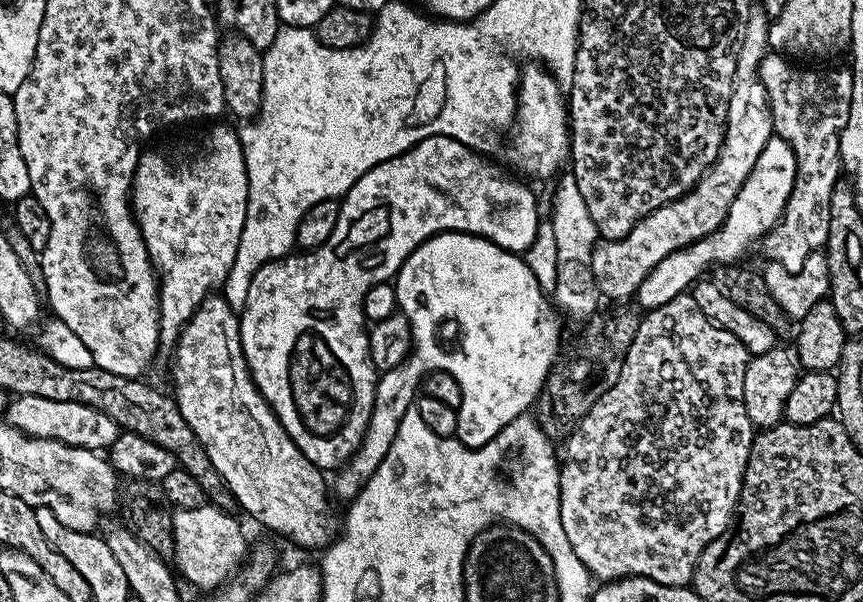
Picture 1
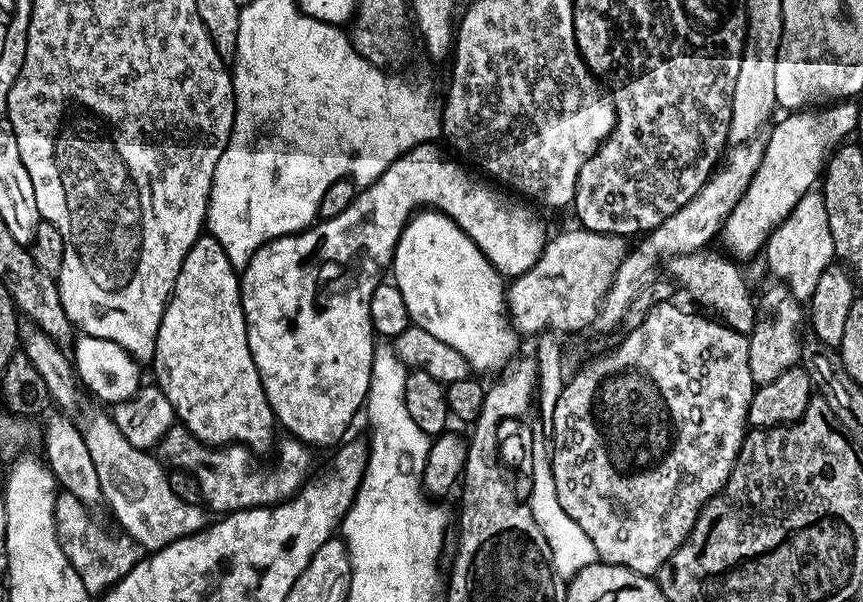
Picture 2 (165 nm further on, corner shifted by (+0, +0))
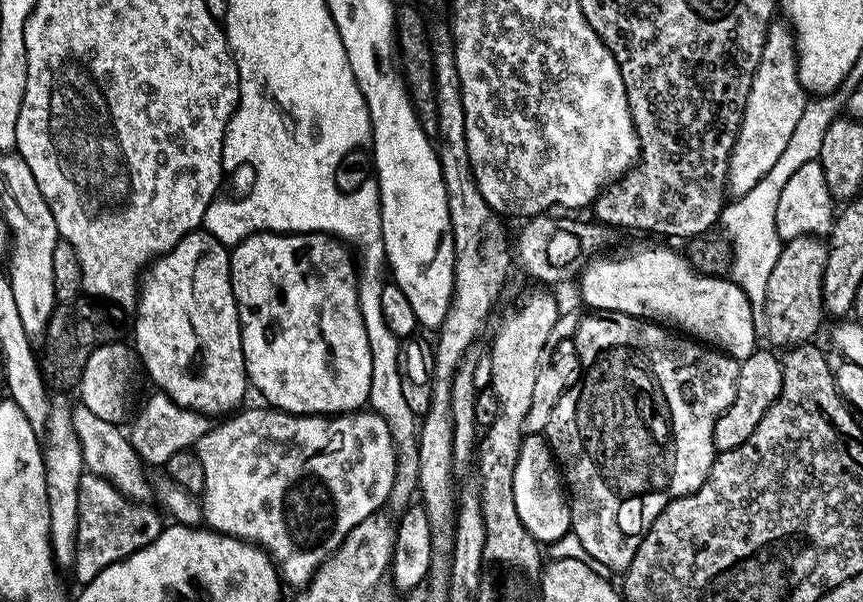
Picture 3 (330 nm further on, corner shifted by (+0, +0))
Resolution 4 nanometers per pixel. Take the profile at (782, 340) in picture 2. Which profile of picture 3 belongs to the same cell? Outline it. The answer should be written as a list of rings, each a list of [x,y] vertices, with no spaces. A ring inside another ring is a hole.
[[[803,236],[787,241],[778,254],[778,262],[774,262],[774,270],[770,270],[770,282],[766,282],[766,337],[772,344],[791,346],[803,344],[813,339],[812,335],[826,320],[824,303],[822,302],[822,274],[828,257],[828,245],[823,239],[815,236]]]

